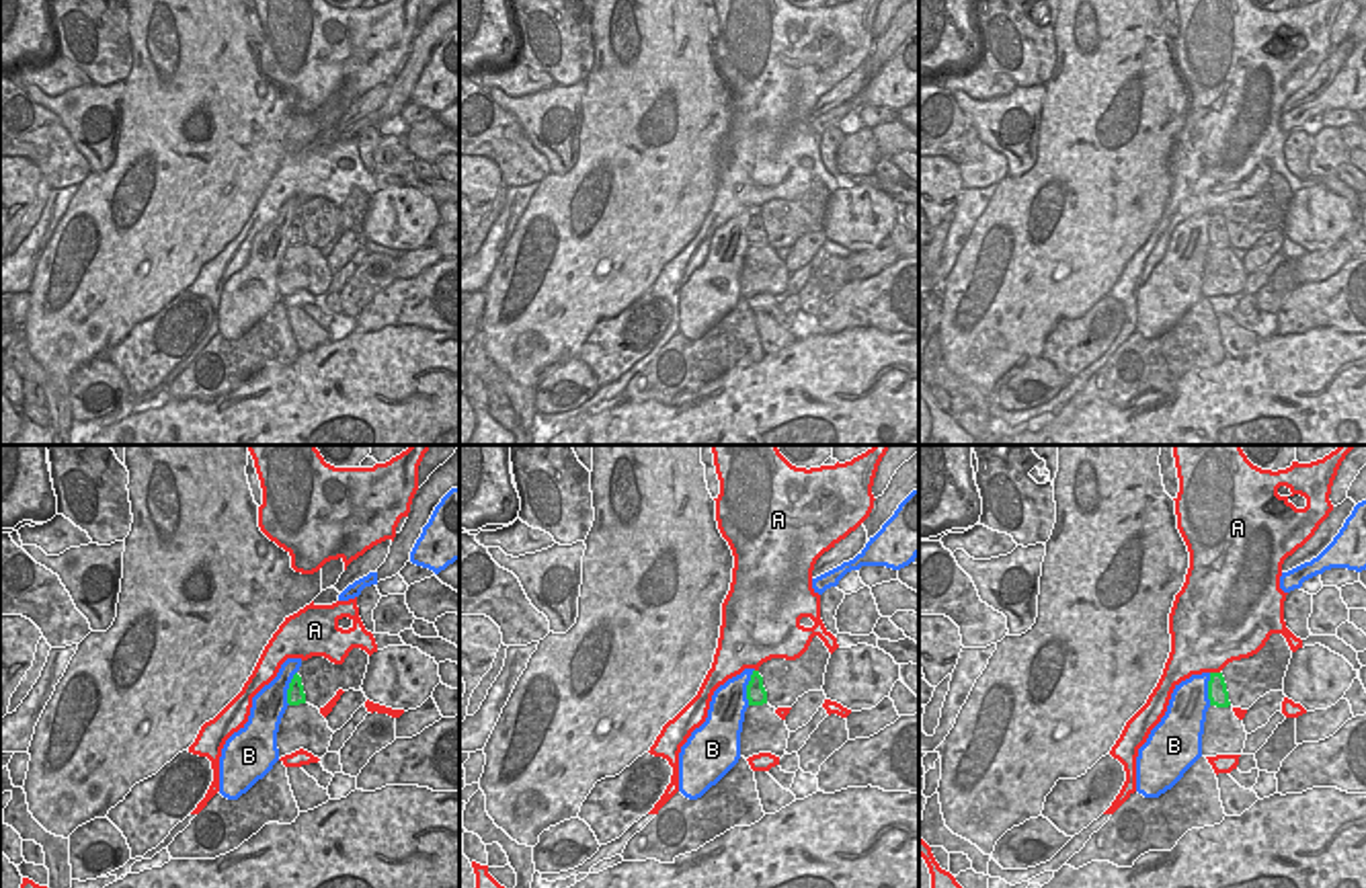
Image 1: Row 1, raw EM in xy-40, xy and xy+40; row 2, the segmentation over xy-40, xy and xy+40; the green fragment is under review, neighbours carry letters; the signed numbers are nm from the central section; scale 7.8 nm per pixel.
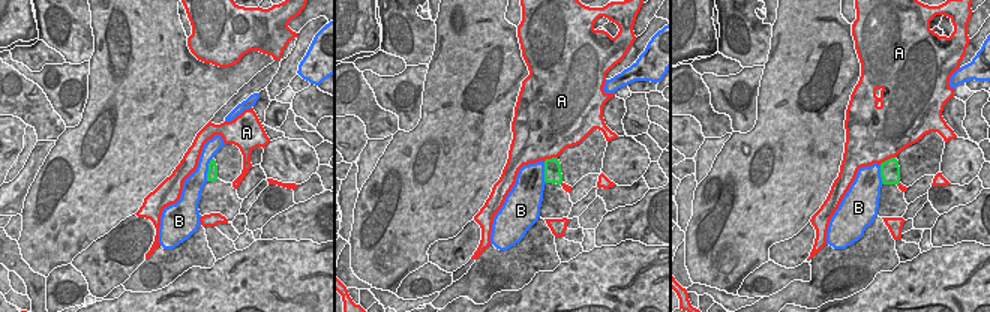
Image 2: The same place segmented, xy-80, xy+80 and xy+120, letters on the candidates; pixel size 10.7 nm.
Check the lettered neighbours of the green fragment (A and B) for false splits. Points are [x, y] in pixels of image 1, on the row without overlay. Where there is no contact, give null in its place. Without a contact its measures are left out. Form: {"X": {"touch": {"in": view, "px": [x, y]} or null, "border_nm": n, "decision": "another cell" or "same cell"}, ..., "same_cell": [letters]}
{"A": {"touch": {"in": "xy+40", "px": [1215, 214]}, "border_nm": 80, "decision": "another cell"}, "B": {"touch": {"in": "xy", "px": [747, 228]}, "border_nm": 300, "decision": "another cell"}, "same_cell": []}

